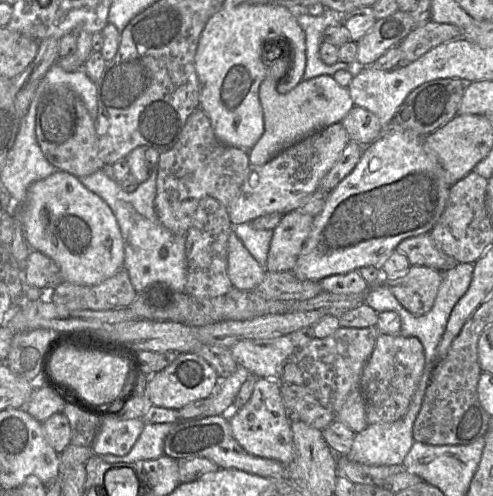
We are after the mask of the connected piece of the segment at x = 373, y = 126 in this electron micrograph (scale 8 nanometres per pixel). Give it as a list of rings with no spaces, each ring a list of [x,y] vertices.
[[[353,106],[341,120],[350,140],[362,146],[367,146],[376,140],[383,131],[383,124],[372,112]]]

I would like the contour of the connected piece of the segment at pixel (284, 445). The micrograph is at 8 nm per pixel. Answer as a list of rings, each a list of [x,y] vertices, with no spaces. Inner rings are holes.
[[[256,378],[253,392],[247,403],[234,414],[225,416],[238,444],[249,454],[272,459],[287,467],[295,458],[295,445],[290,418],[284,407],[278,380]]]

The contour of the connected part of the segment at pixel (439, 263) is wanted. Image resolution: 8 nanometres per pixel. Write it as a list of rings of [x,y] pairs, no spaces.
[[[429,234],[401,241],[395,252],[405,256],[410,266],[428,267],[440,272],[447,271],[458,264],[454,258],[436,248]]]

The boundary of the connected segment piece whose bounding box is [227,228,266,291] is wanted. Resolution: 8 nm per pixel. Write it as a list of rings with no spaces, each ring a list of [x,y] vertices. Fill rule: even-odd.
[[[233,228],[228,237],[227,270],[234,288],[251,291],[263,280],[266,270],[251,256]]]

